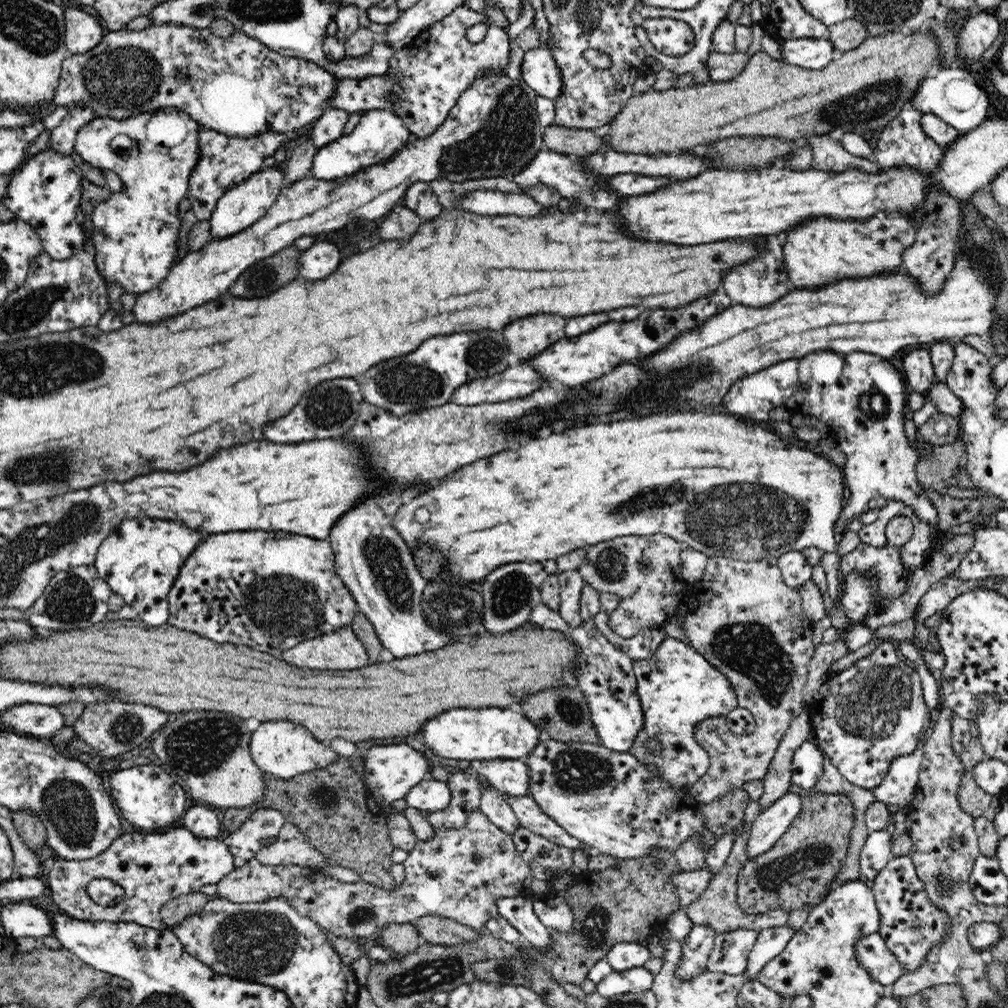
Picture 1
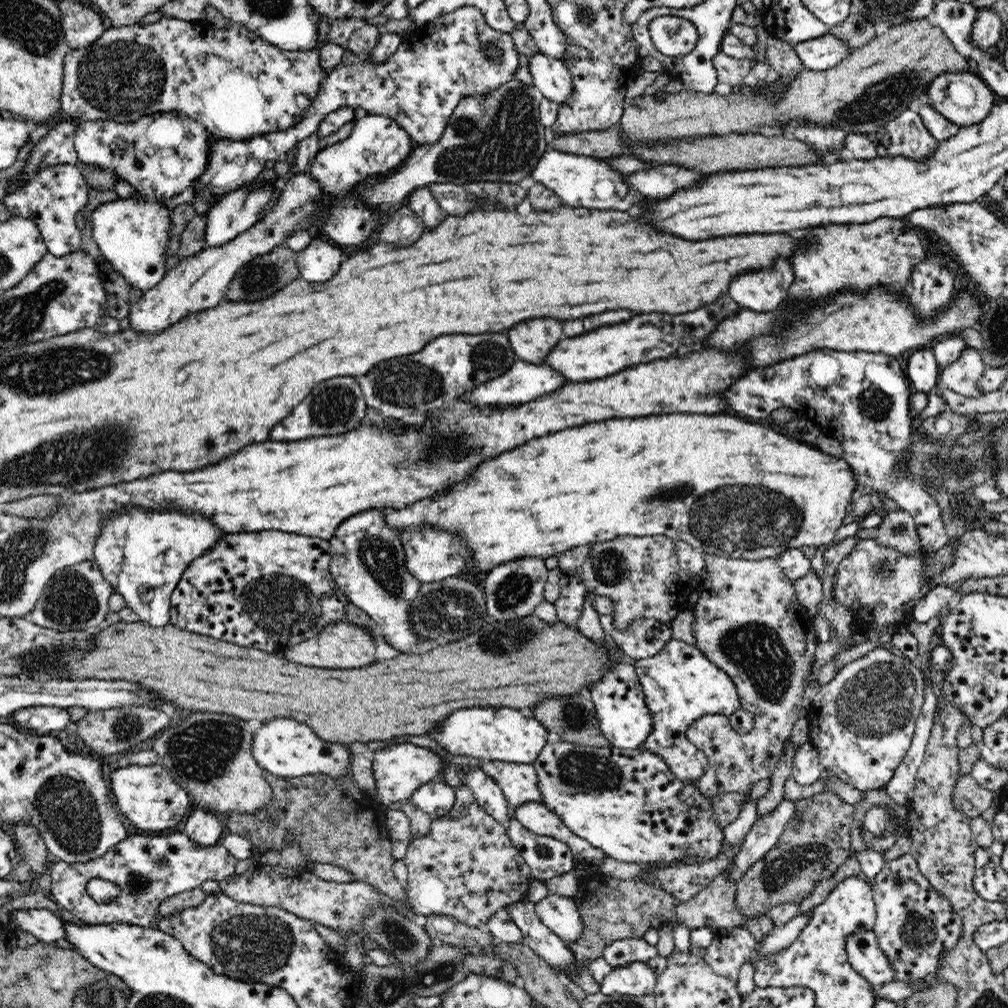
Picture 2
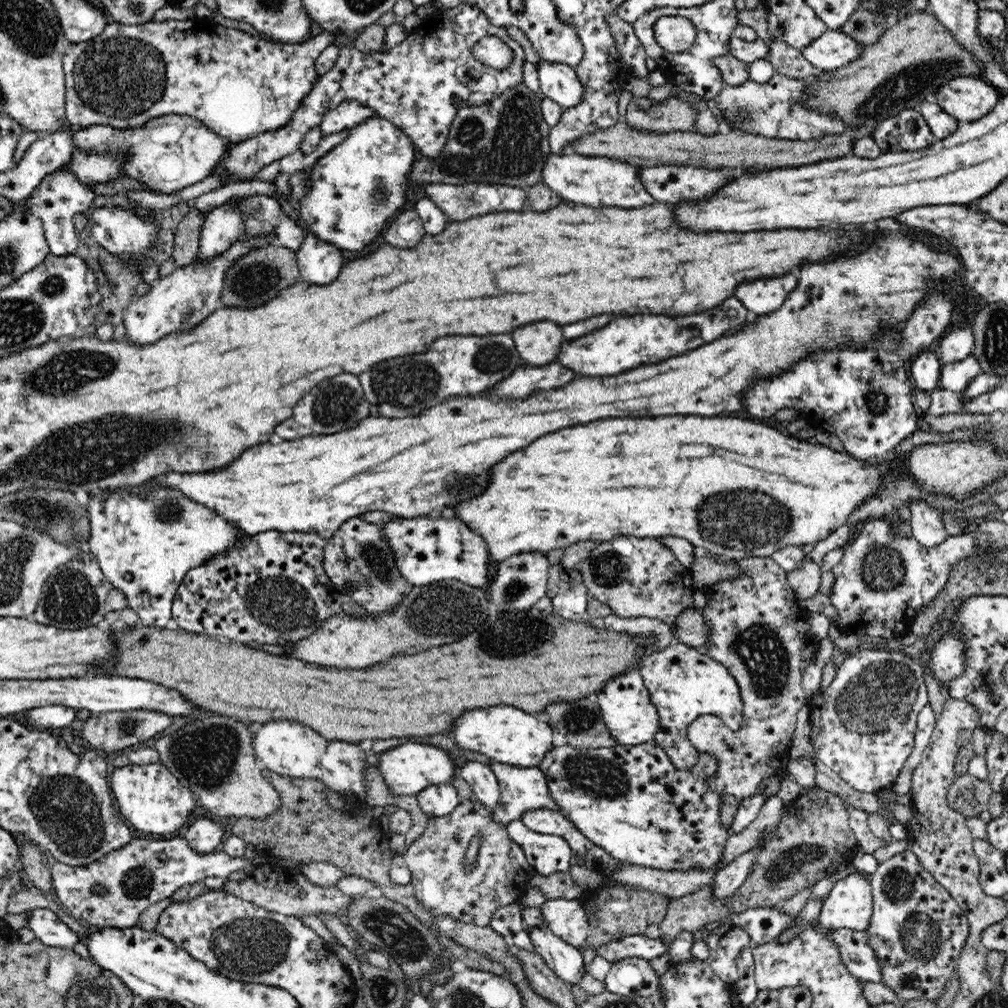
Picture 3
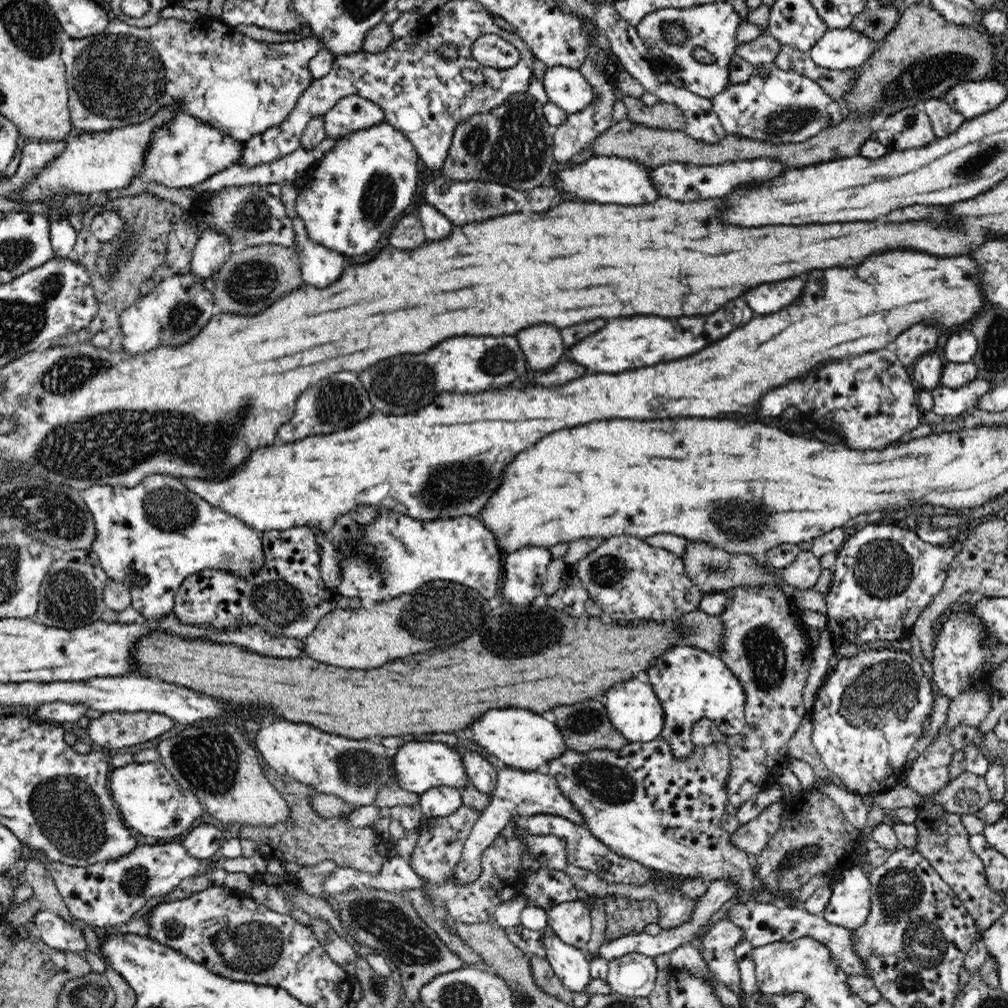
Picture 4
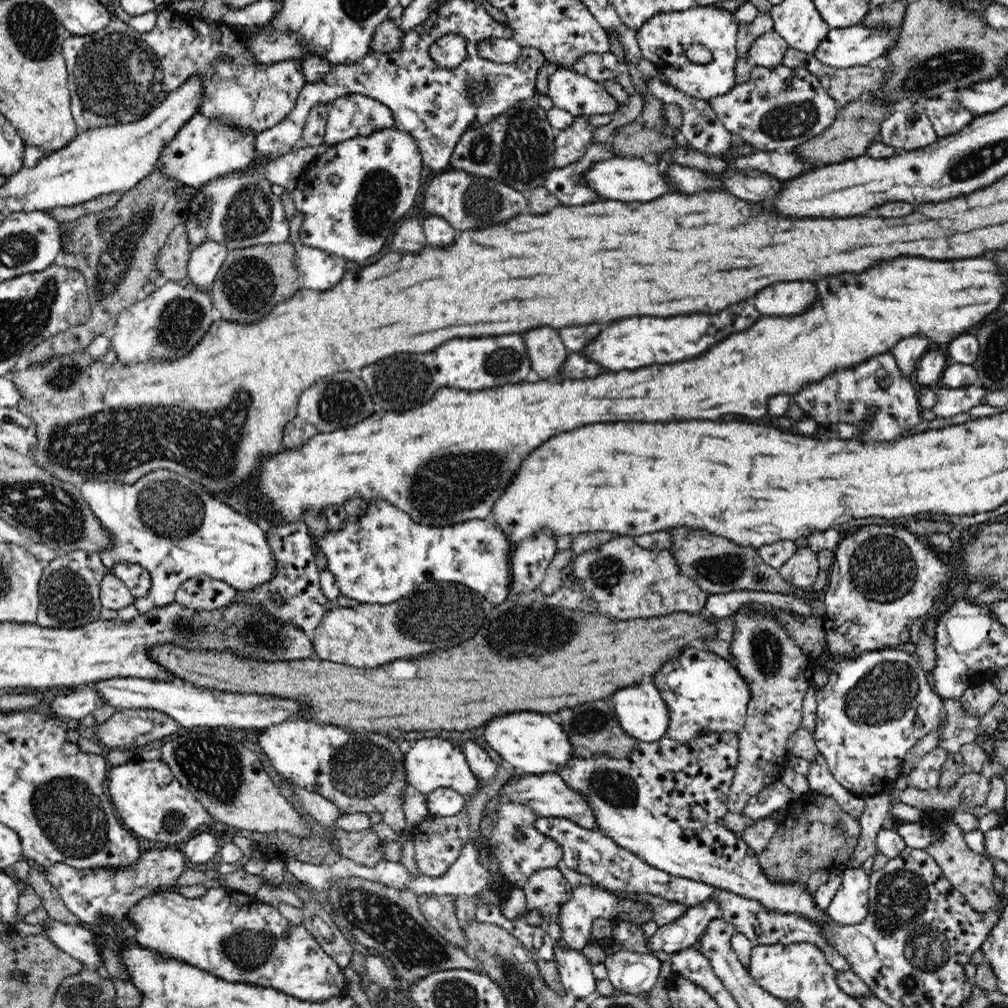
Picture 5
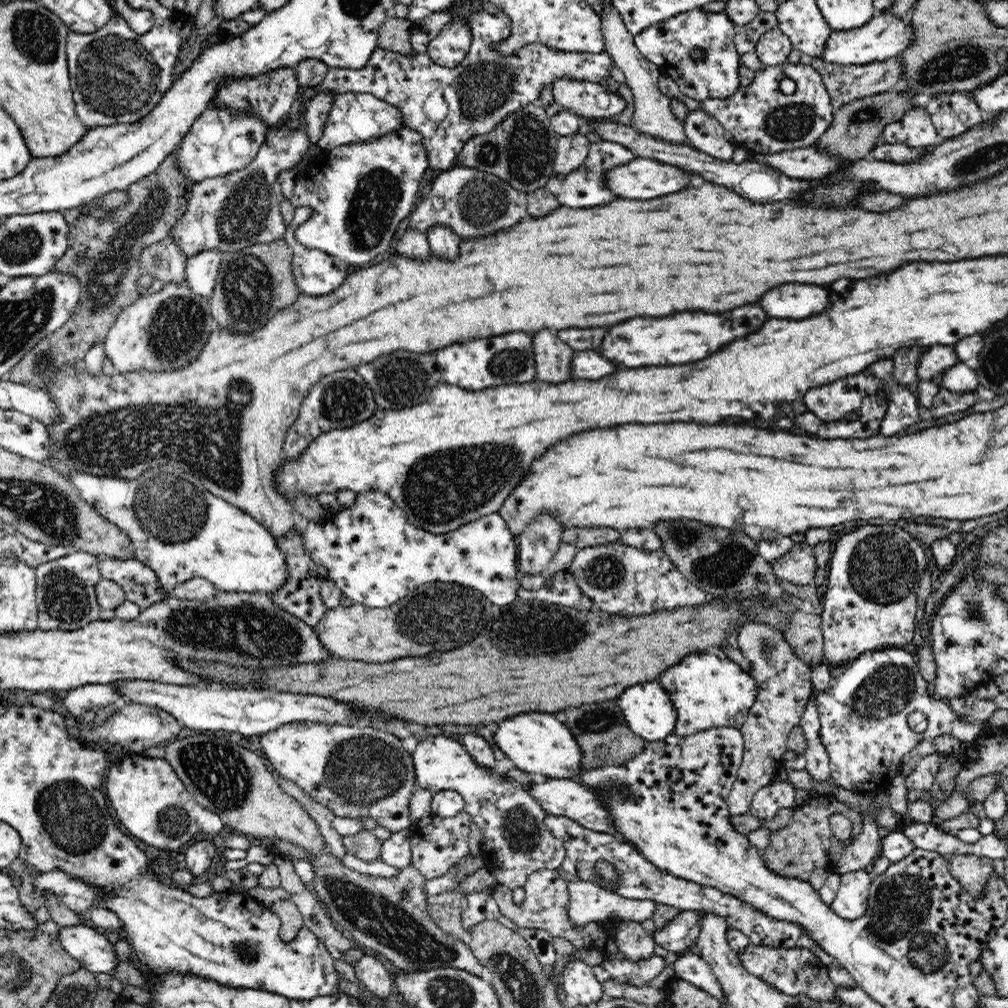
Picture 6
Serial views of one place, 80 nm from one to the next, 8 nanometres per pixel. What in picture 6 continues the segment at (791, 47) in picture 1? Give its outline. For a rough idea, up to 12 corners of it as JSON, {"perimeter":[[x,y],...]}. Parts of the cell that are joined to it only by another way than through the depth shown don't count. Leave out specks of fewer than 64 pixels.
{"perimeter":[[875,9],[864,26],[833,30],[821,58],[866,65],[910,46],[908,19]]}

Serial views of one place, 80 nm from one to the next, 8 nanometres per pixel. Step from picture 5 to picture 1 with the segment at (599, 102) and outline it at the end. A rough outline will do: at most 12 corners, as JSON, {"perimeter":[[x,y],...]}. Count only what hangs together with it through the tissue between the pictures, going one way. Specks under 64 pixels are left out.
{"perimeter":[[549,49],[525,52],[521,83],[538,97],[562,94],[562,70]]}

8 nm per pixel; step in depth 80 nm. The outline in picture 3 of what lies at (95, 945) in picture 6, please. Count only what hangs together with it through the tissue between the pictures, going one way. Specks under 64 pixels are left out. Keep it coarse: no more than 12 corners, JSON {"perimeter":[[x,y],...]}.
{"perimeter":[[48,908],[31,910],[27,927],[51,947],[80,941],[72,925]]}

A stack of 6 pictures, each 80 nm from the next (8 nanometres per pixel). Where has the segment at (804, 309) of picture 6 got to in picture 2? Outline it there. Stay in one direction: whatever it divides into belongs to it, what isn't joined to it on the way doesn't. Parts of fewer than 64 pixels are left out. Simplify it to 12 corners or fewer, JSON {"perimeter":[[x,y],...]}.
{"perimeter":[[778,257],[768,270],[740,274],[730,296],[744,309],[776,310],[794,282]]}

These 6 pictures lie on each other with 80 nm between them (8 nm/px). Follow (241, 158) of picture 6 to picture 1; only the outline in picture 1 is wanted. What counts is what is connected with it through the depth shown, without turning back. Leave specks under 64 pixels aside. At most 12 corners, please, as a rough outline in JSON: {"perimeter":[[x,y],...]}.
{"perimeter":[[169,108],[97,117],[74,150],[123,190],[92,213],[107,284],[158,288],[200,124]]}

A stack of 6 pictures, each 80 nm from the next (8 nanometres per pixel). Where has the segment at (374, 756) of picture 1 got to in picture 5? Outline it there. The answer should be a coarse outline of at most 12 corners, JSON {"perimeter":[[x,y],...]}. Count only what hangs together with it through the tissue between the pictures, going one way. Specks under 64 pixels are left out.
{"perimeter":[[424,738],[405,753],[407,784],[451,788],[483,787],[460,742]]}

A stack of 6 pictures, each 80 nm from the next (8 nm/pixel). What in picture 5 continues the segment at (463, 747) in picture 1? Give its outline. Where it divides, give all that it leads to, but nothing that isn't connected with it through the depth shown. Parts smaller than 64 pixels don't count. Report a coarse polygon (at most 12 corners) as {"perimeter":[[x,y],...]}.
{"perimeter":[[546,714],[492,718],[482,738],[521,774],[558,772],[574,752]]}

